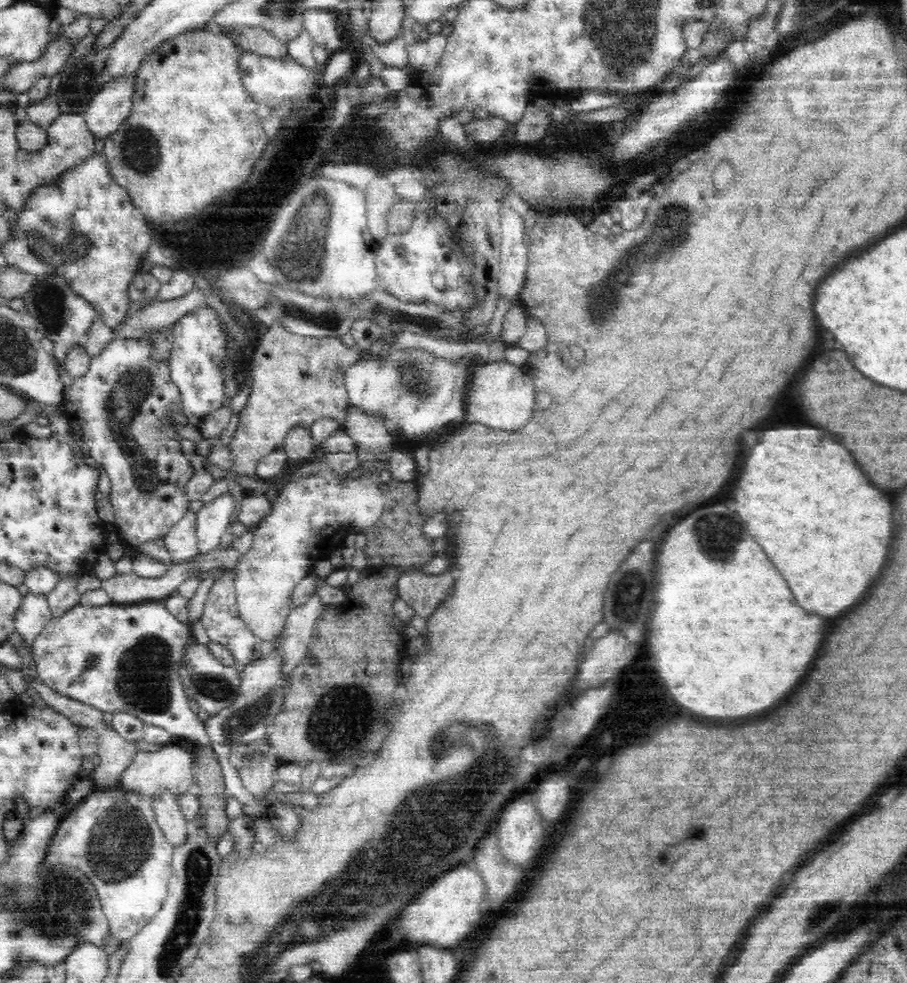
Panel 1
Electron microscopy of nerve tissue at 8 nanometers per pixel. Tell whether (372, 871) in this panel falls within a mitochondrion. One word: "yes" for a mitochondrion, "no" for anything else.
yes

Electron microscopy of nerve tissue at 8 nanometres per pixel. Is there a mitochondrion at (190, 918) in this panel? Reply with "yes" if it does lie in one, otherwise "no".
yes

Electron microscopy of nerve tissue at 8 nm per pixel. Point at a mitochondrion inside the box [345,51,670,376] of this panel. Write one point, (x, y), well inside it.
(423, 323)

